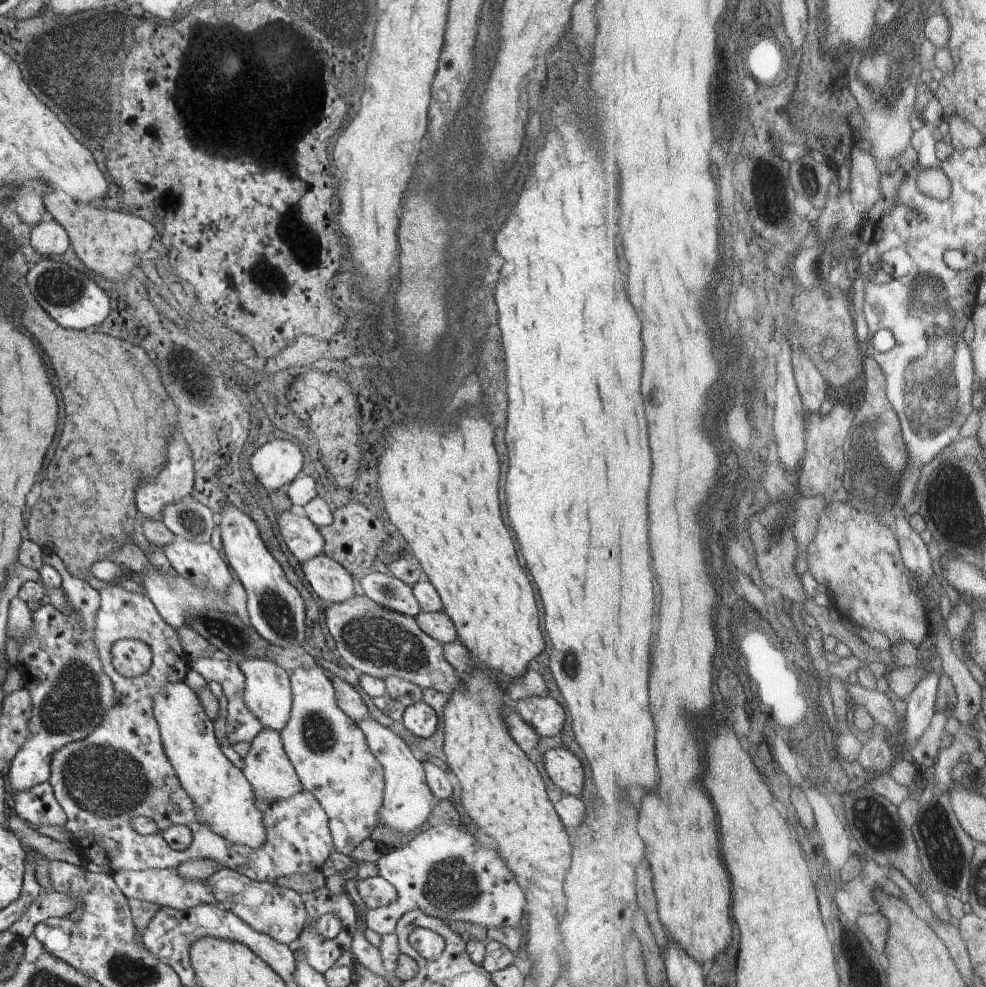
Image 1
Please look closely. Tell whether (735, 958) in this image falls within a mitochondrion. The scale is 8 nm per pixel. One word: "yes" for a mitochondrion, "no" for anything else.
no

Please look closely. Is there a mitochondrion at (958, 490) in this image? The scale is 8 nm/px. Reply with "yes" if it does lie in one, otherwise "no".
yes

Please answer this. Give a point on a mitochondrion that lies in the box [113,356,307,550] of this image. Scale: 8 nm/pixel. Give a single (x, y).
(187, 518)

